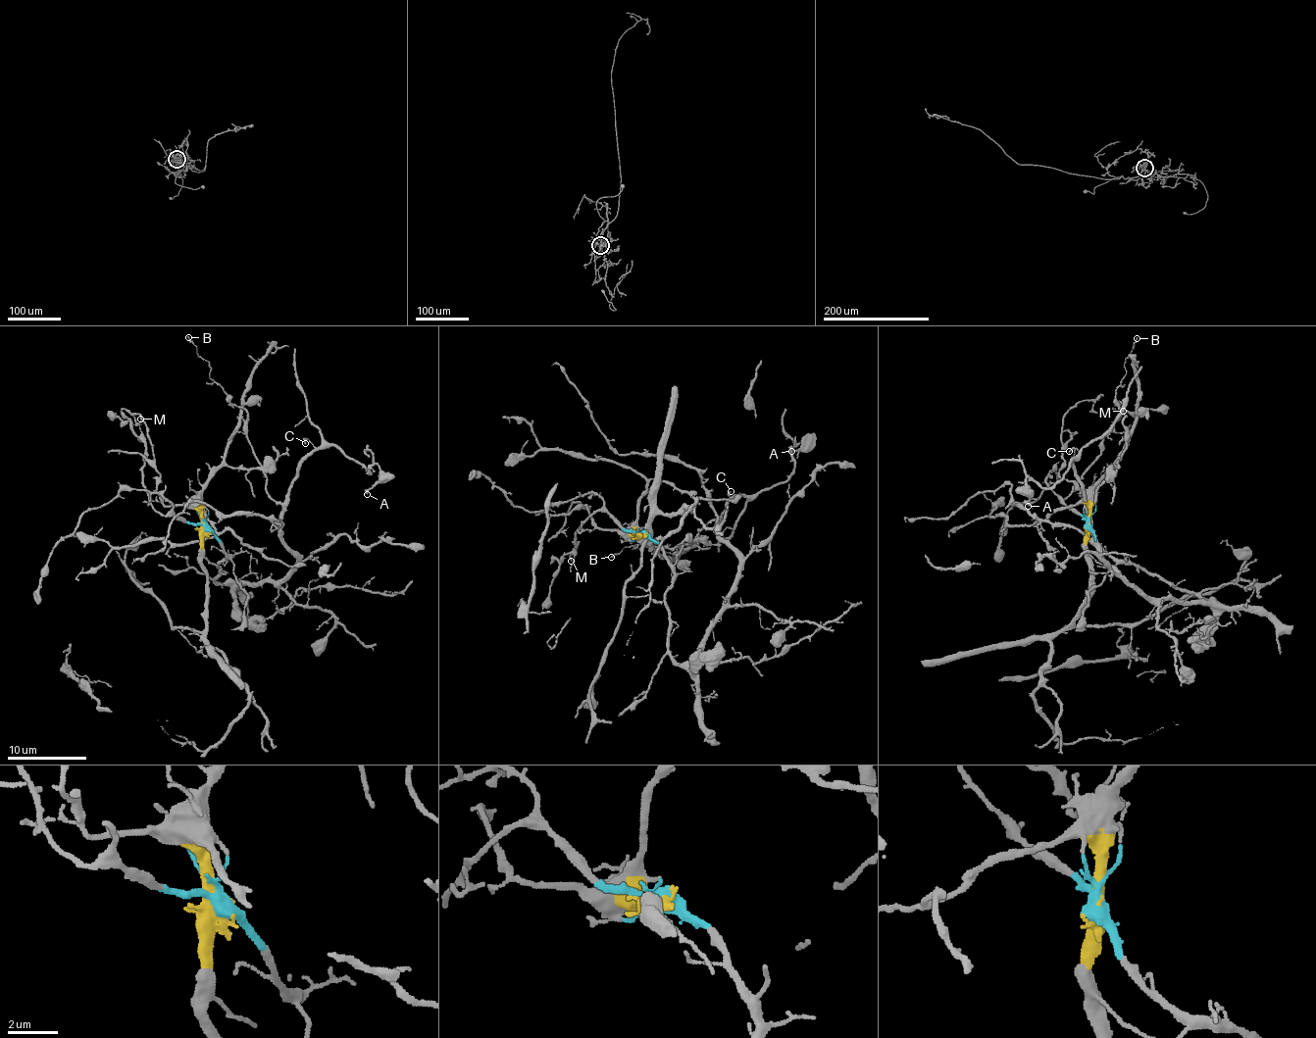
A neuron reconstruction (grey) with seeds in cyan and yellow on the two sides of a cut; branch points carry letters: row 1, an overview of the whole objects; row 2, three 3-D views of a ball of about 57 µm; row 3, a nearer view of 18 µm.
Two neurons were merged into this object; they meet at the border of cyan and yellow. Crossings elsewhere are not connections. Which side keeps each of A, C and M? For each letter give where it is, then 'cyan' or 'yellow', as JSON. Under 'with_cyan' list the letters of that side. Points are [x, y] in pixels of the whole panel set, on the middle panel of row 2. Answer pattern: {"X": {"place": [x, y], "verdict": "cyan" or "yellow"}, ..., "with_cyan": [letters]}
{"A": {"place": [791, 451], "verdict": "cyan"}, "C": {"place": [731, 491], "verdict": "cyan"}, "M": {"place": [571, 561], "verdict": "cyan"}, "with_cyan": ["A", "C", "M"]}

